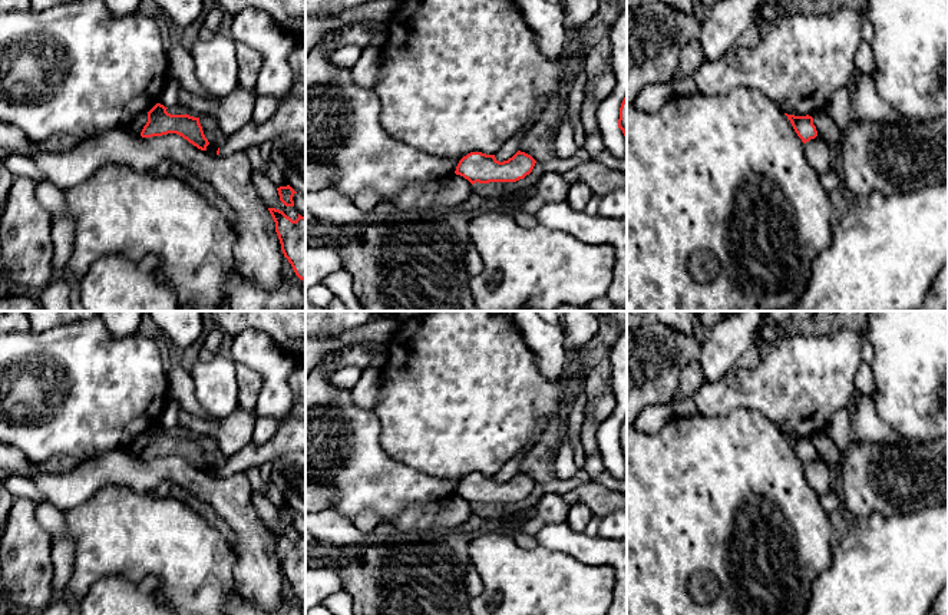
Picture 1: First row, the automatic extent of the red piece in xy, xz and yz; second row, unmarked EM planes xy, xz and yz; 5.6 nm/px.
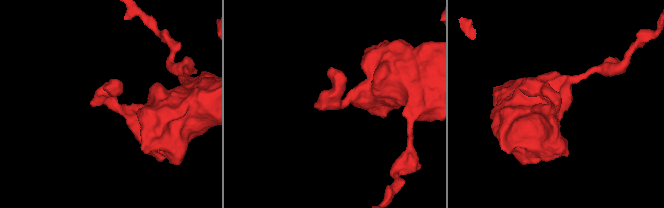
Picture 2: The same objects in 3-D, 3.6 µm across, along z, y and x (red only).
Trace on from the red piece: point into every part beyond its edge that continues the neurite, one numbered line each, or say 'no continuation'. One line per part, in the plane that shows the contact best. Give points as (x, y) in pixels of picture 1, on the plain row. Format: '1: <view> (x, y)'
no continuation

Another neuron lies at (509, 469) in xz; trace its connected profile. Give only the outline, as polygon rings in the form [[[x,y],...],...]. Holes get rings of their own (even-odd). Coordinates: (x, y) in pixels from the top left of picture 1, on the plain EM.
[[[526,447],[525,450],[518,453],[513,459],[506,462],[495,475],[496,482],[503,483],[512,479],[519,472],[521,462],[531,449],[532,447]]]

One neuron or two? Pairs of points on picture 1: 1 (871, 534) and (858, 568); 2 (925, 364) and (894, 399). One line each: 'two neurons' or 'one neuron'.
1: one neuron
2: one neuron

